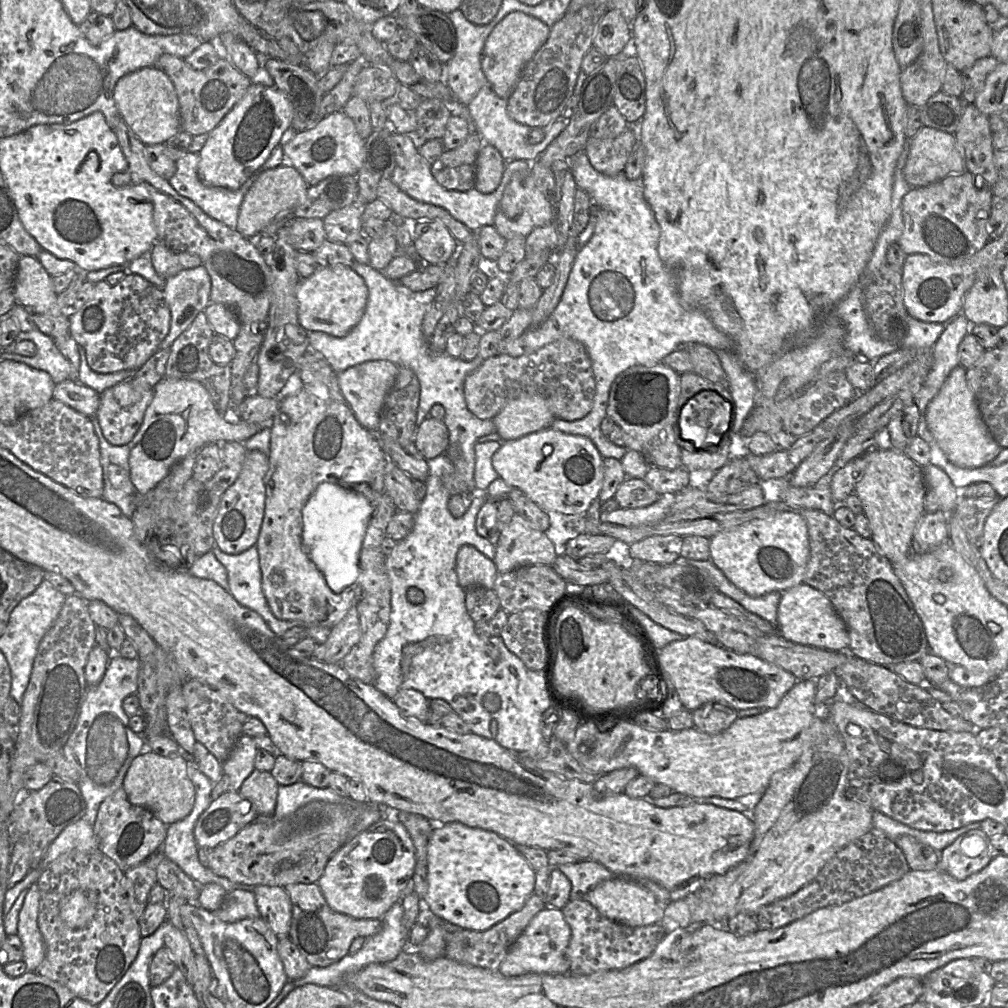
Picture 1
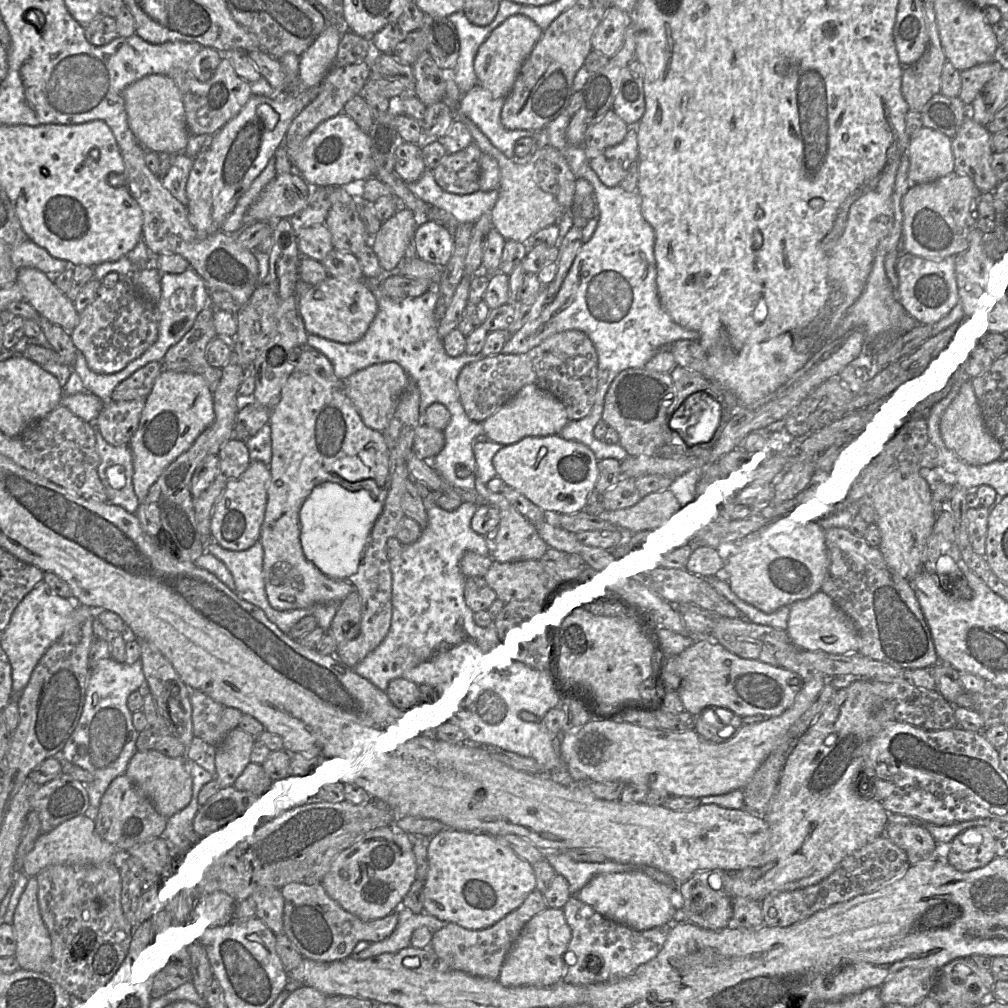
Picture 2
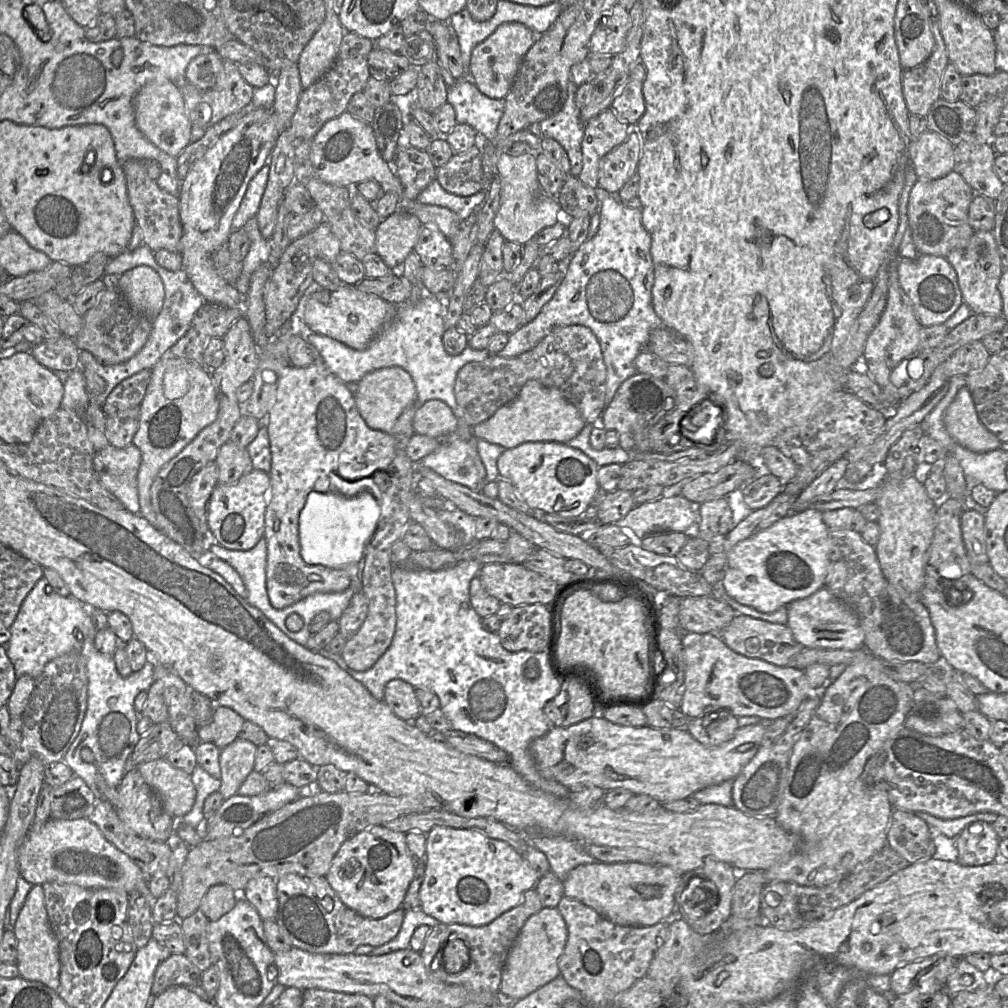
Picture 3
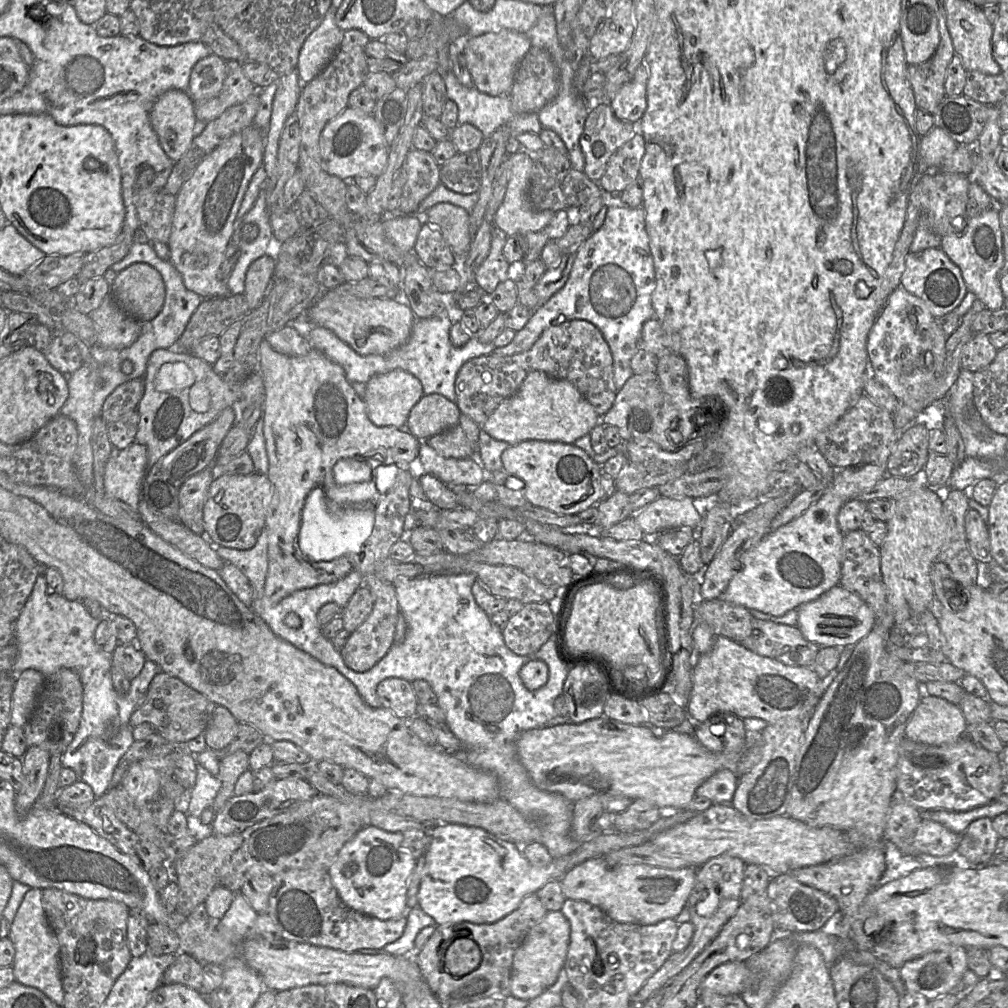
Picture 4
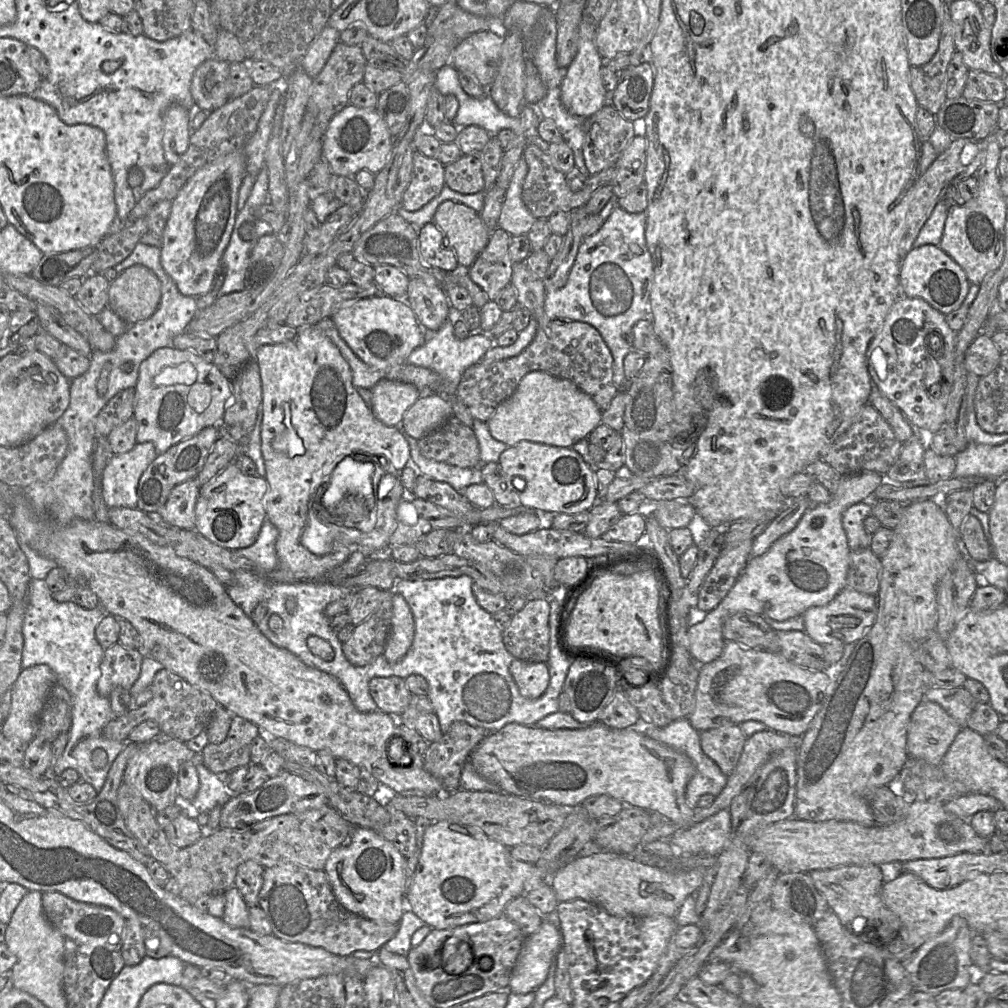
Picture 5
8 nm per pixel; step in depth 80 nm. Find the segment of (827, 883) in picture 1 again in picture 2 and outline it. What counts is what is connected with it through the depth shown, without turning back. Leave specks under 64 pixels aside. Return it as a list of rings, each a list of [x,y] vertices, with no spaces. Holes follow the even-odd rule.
[[[879,836],[846,857],[836,869],[821,882],[790,891],[773,892],[760,902],[763,924],[769,927],[788,927],[801,922],[818,911],[847,902],[867,894],[901,877],[911,866],[905,851],[888,837]]]

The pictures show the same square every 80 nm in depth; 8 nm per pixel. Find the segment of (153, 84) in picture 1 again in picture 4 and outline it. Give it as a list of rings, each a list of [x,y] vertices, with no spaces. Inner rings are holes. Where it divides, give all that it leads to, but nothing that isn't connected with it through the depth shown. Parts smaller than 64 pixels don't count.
[[[170,89],[154,102],[150,121],[165,154],[177,162],[194,138],[195,102],[187,91]]]

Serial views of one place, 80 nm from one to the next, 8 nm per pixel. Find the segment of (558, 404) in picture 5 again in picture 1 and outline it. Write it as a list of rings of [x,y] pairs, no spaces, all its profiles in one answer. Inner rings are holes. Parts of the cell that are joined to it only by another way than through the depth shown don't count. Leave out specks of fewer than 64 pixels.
[[[528,394],[508,403],[492,422],[495,433],[506,442],[549,428],[554,419],[541,397]]]

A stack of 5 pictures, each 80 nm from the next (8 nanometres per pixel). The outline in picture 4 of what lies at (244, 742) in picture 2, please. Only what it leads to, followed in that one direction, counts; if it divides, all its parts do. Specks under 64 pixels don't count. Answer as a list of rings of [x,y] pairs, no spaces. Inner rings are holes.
[[[236,751],[223,758],[219,765],[220,771],[216,777],[221,780],[221,788],[212,803],[215,815],[221,812],[226,802],[234,796],[234,787],[238,778],[249,769],[249,754]]]

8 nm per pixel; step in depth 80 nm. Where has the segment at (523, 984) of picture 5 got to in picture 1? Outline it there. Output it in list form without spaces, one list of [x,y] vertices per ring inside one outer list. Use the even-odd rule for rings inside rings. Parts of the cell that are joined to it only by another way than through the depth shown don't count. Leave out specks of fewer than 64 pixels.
[[[546,906],[528,923],[525,929],[513,942],[499,971],[507,977],[518,976],[528,972],[565,974],[569,970],[566,949],[571,938],[571,929],[560,908]]]

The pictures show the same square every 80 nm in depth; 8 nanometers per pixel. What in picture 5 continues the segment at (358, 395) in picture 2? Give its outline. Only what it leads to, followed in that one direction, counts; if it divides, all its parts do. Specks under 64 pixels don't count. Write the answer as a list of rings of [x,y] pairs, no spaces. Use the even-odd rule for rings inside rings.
[[[383,378],[371,389],[371,410],[386,426],[399,426],[405,412],[421,396],[417,387],[410,383]]]

